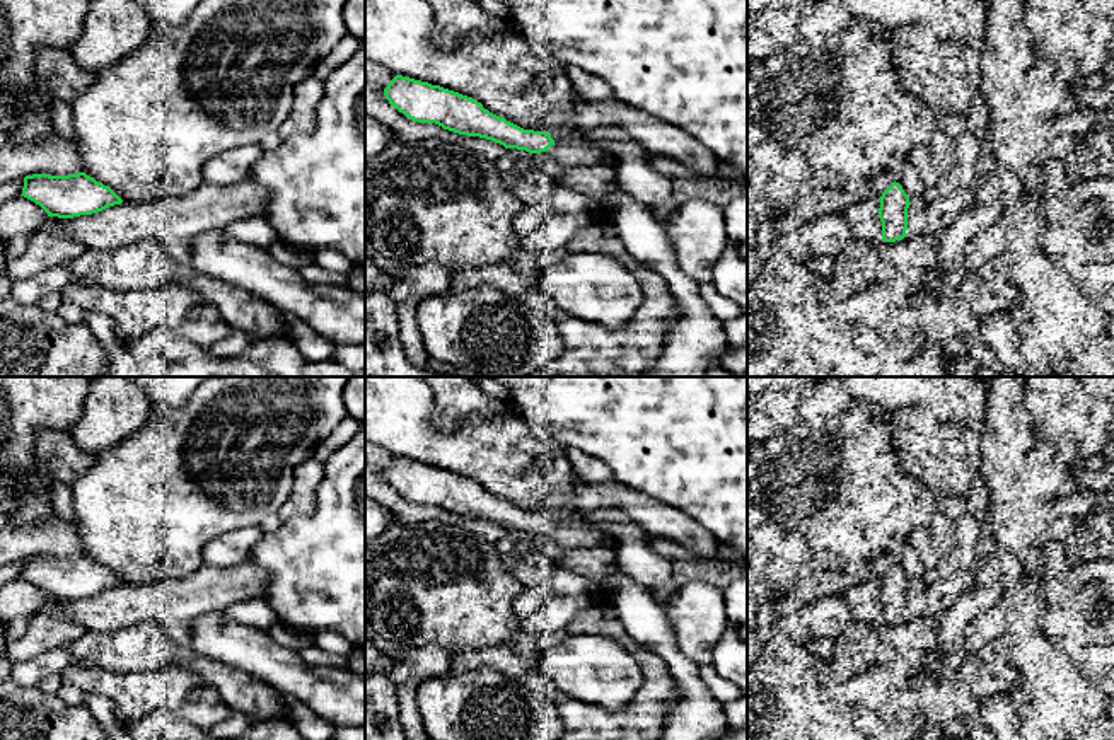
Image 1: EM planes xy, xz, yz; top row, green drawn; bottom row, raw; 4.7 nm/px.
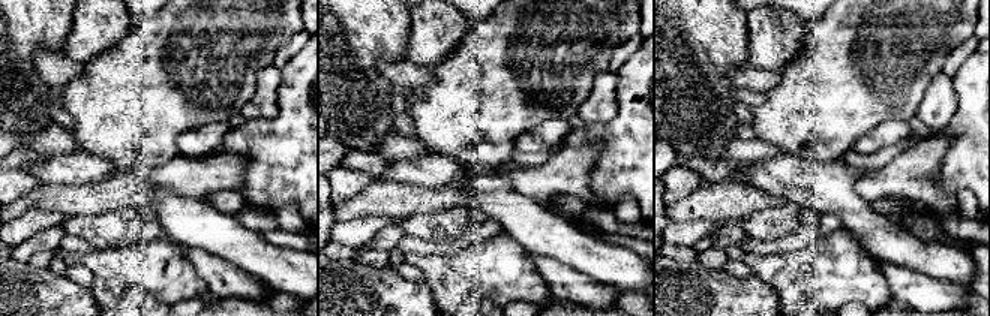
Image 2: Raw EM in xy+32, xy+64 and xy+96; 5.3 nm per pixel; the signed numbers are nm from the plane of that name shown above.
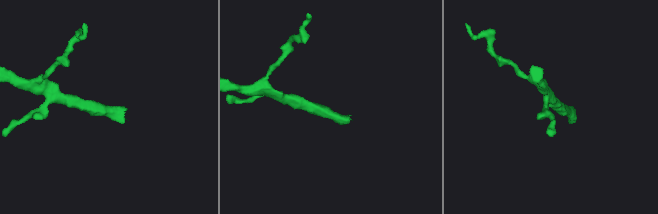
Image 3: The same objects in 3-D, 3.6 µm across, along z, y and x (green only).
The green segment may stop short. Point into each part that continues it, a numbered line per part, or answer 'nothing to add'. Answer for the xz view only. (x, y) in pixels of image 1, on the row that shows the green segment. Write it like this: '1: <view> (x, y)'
1: xz (637, 174)

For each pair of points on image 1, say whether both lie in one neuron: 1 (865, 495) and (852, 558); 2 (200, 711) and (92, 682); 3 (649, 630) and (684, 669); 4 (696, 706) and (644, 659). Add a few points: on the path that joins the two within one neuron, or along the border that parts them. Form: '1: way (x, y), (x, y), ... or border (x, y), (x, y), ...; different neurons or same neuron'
1: way (855, 510), (853, 543); same neuron
2: way (173, 691), (127, 691), (120, 687); same neuron
3: way (659, 640), (674, 659); same neuron
4: border (655, 655), (666, 665), (678, 694), (666, 722); different neurons

